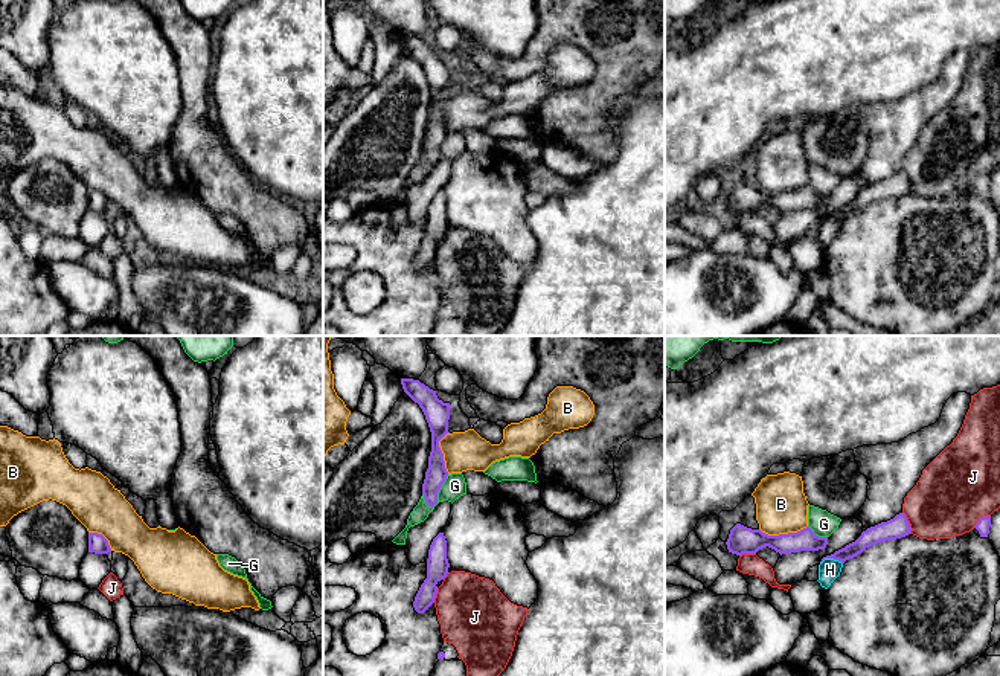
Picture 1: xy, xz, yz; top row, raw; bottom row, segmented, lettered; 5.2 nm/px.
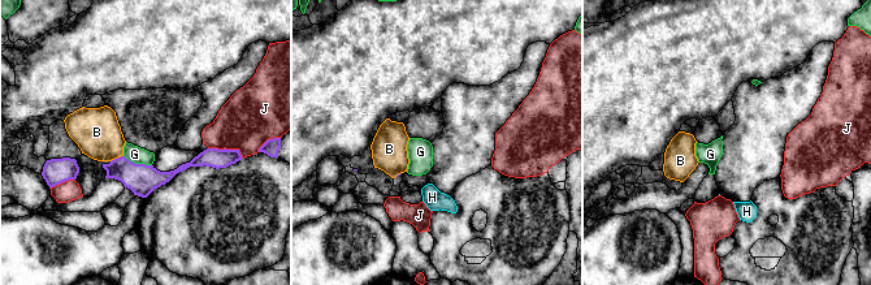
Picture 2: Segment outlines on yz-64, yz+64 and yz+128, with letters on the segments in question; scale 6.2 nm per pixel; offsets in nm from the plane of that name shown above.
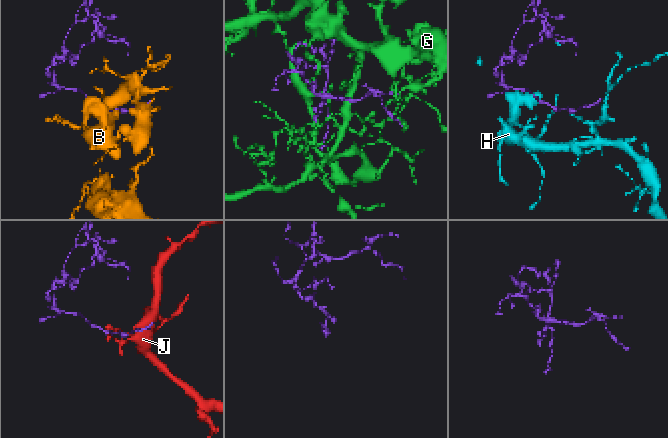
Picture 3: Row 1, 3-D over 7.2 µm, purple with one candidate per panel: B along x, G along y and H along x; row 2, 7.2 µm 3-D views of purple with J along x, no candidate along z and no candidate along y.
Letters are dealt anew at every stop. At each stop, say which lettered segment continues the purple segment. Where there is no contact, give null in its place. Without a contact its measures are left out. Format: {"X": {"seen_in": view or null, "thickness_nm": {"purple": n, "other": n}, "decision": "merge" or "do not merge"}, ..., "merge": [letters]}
{"B": {"seen_in": "yz", "thickness_nm": {"purple": 140, "other": 280}, "decision": "do not merge"}, "G": {"seen_in": "xz", "thickness_nm": {"purple": 120, "other": 120}, "decision": "do not merge"}, "H": {"seen_in": "yz", "thickness_nm": {"purple": 90, "other": 110}, "decision": "do not merge"}, "J": {"seen_in": "yz", "thickness_nm": {"purple": 120, "other": 380}, "decision": "do not merge"}, "merge": []}

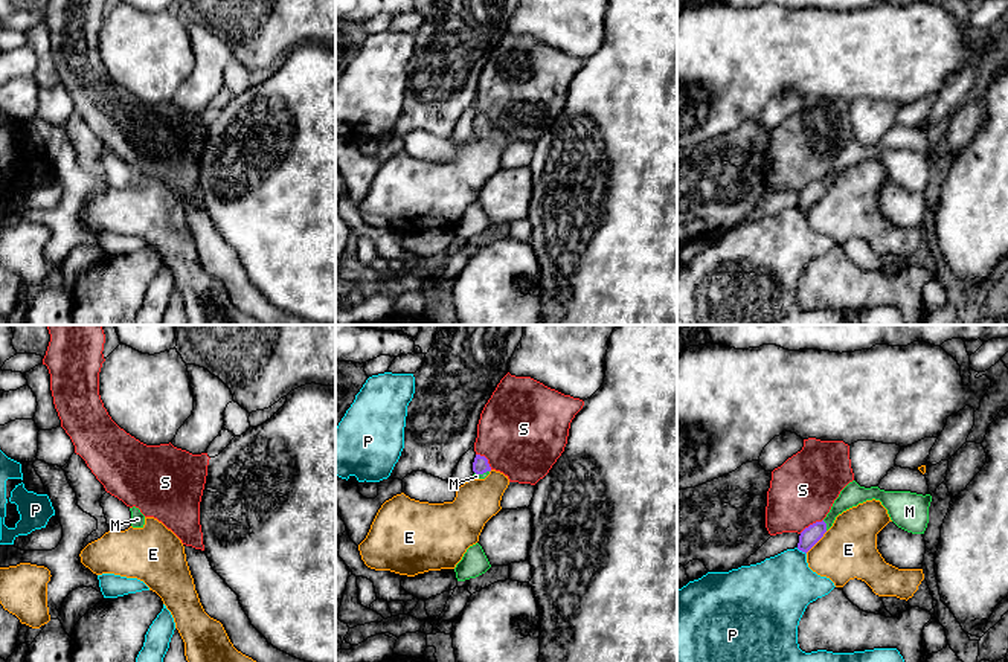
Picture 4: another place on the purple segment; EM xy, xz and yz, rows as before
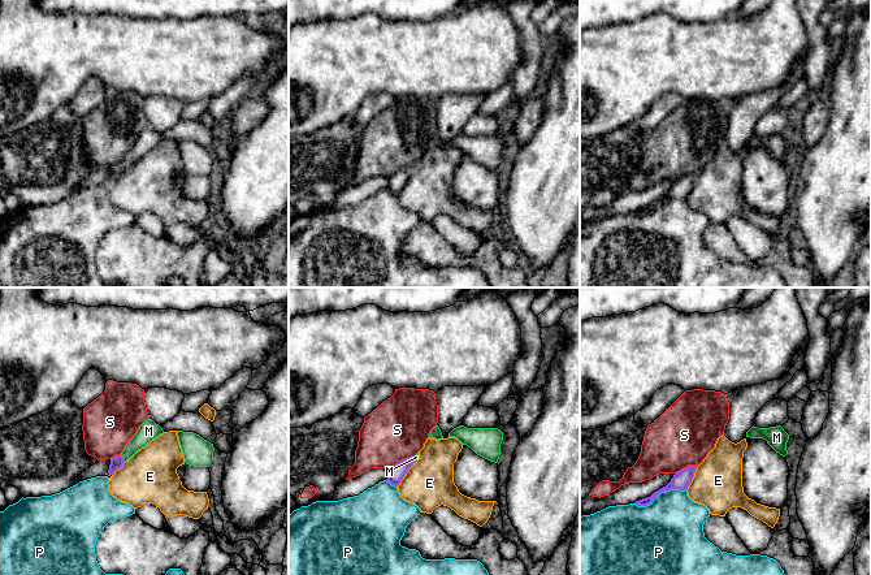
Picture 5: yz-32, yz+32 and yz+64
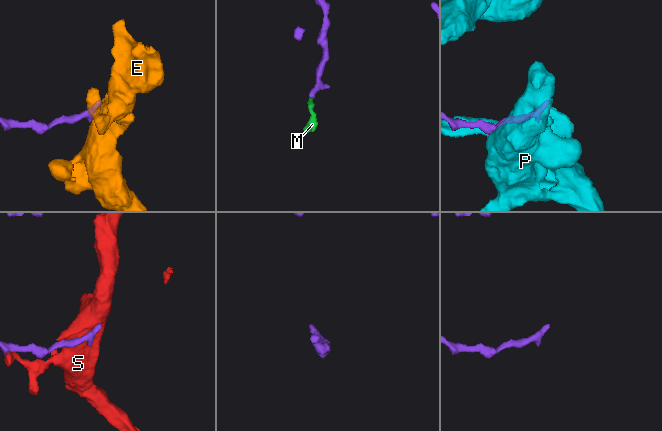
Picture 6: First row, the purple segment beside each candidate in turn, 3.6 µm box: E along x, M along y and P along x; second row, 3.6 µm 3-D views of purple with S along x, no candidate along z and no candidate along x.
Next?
{"E": {"seen_in": "yz", "thickness_nm": {"purple": 100, "other": 300}, "decision": "do not merge"}, "M": {"seen_in": "yz", "thickness_nm": {"purple": 100, "other": 120}, "decision": "merge"}, "P": {"seen_in": "yz", "thickness_nm": {"purple": 100, "other": 340}, "decision": "do not merge"}, "S": {"seen_in": "yz", "thickness_nm": {"purple": 100, "other": 360}, "decision": "do not merge"}, "merge": ["M"]}

